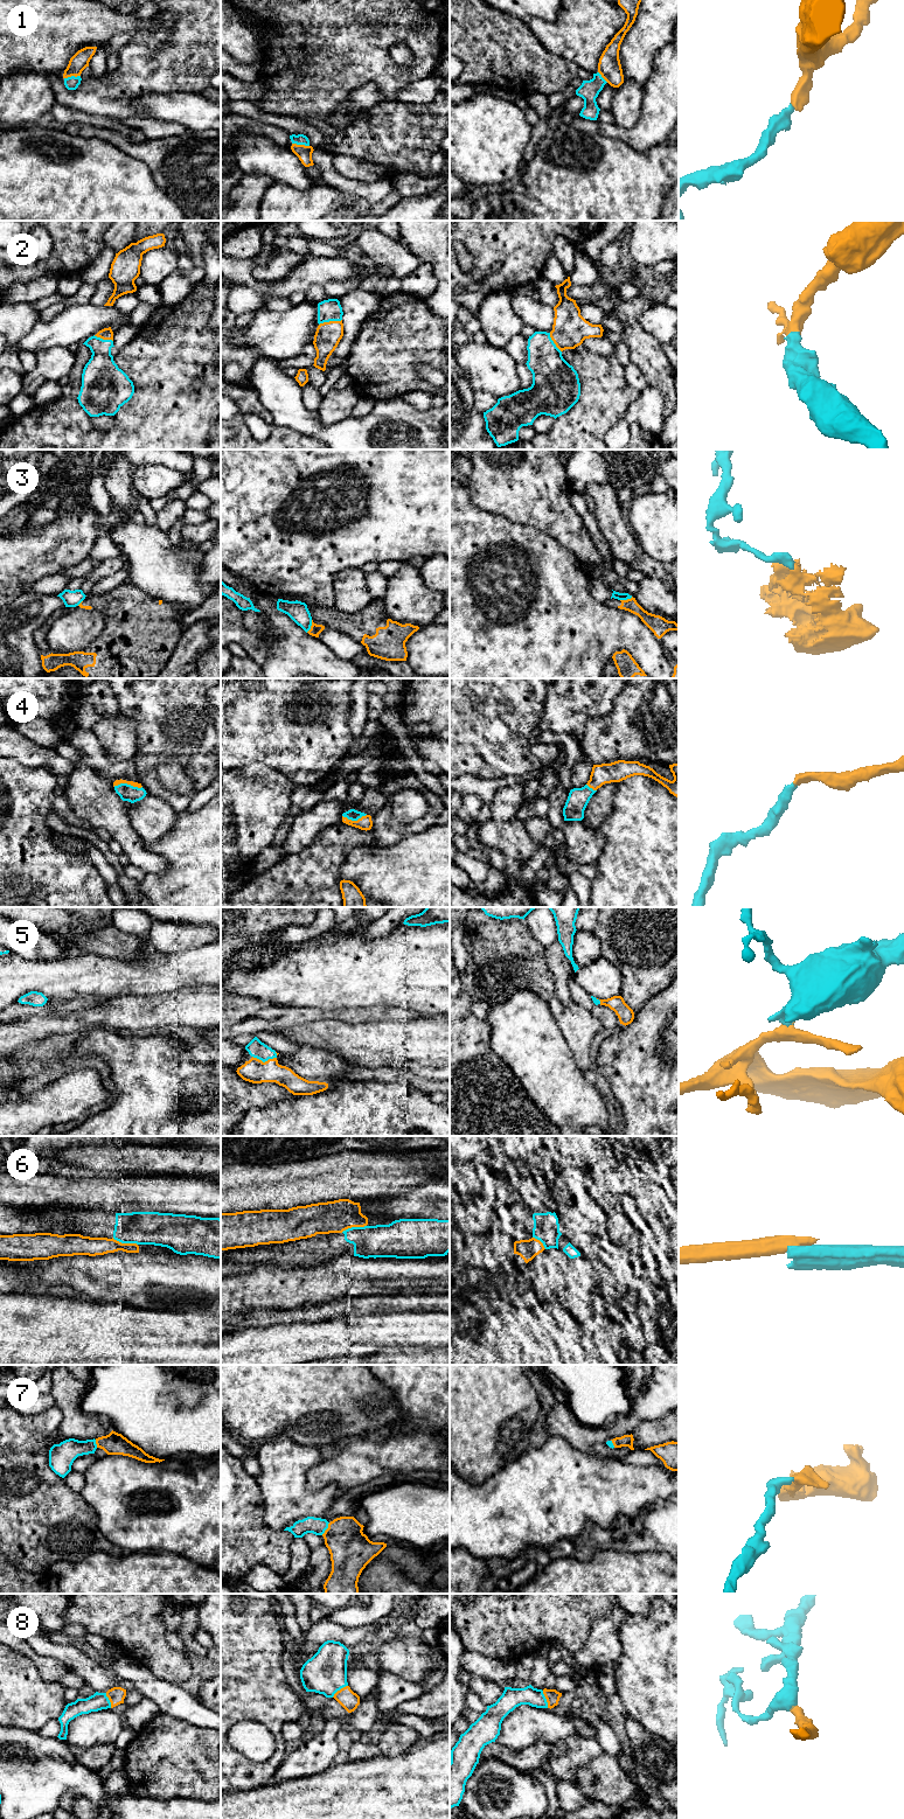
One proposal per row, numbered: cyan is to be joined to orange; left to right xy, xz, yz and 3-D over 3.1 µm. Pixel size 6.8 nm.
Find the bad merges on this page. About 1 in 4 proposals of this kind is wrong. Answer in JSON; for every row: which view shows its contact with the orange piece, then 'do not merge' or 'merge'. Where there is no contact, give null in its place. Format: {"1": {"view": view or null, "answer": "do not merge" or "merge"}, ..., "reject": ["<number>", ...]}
{"1": {"view": "xz", "answer": "merge"}, "2": {"view": "xz", "answer": "merge"}, "3": {"view": "xz", "answer": "do not merge"}, "4": {"view": "xy", "answer": "merge"}, "5": {"view": "xz", "answer": "merge"}, "6": {"view": "xy", "answer": "do not merge"}, "7": {"view": "xz", "answer": "merge"}, "8": {"view": "yz", "answer": "merge"}, "reject": ["3", "6"]}

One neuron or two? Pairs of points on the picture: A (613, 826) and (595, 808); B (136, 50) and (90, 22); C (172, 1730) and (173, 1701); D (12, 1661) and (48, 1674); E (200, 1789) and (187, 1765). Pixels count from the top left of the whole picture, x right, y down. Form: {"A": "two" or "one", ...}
{"A": "two", "B": "two", "C": "two", "D": "two", "E": "one"}

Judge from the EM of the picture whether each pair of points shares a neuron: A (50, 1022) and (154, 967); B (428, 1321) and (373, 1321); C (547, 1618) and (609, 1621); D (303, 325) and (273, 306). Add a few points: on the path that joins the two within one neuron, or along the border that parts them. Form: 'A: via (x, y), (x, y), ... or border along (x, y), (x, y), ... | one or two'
A: border along (132, 994), (122, 994), (105, 999) | two
B: via (414, 1321), (387, 1321) | one
C: border along (612, 1605), (592, 1619), (583, 1645) | two
D: border along (291, 306), (283, 312), (270, 312), (264, 308) | two

